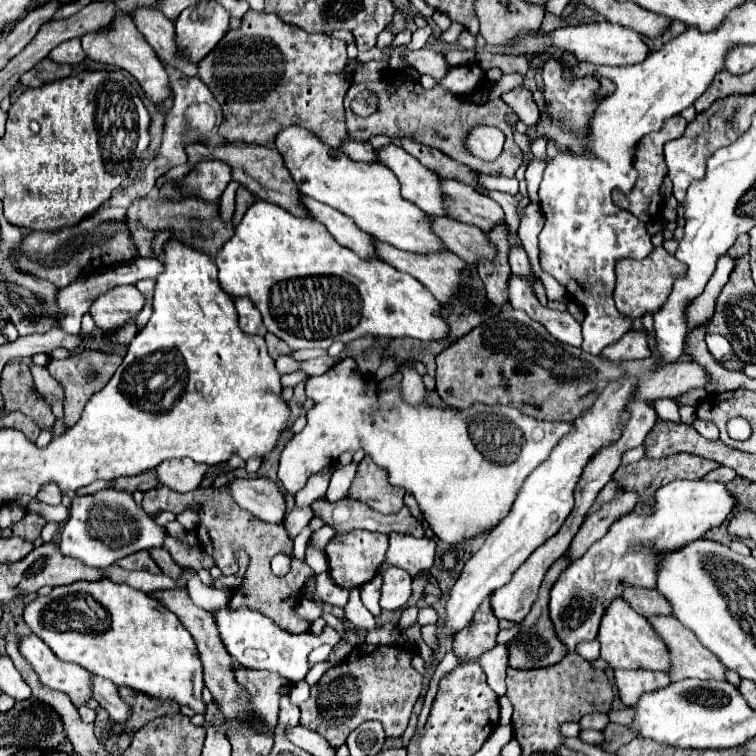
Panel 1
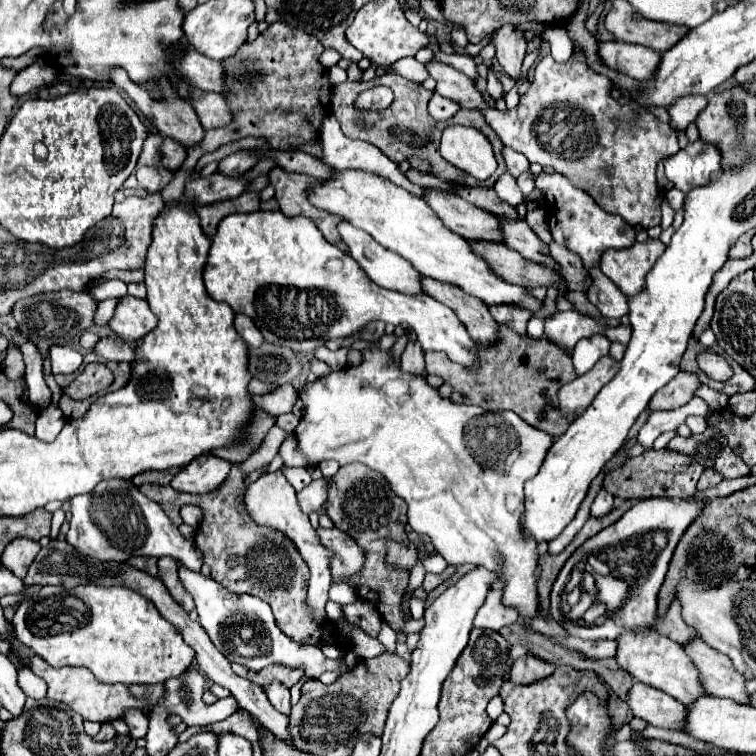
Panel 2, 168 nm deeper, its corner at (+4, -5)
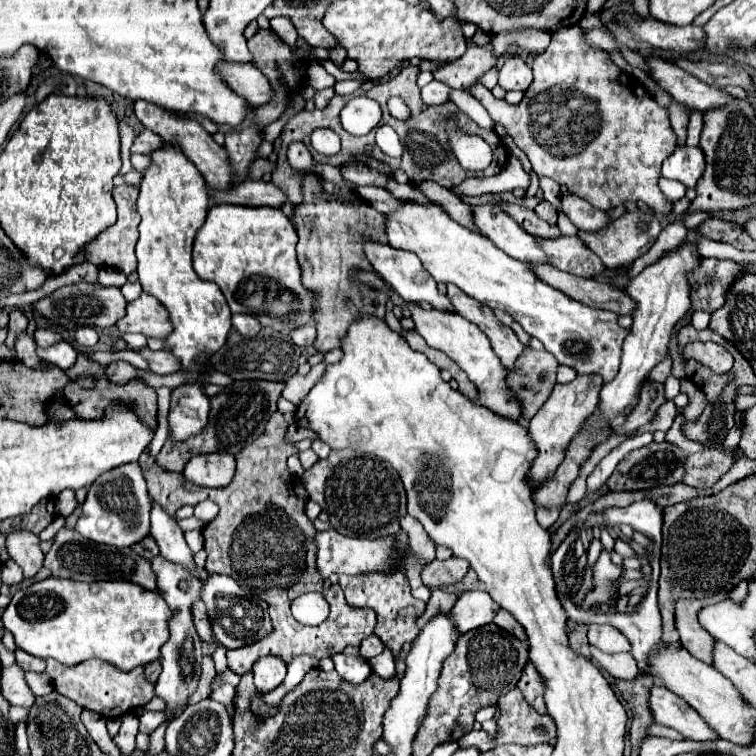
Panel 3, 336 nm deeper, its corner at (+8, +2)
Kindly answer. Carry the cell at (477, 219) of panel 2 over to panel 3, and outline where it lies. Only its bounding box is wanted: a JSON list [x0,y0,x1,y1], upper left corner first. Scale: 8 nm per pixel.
[471,205,547,263]

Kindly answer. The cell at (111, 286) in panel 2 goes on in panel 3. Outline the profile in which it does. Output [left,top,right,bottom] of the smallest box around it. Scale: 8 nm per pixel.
[99,269,127,287]

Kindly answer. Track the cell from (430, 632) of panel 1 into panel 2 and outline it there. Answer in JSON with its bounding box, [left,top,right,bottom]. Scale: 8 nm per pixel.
[325,464,423,634]

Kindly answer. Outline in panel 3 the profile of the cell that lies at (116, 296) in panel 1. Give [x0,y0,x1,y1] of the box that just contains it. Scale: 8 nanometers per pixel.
[117,293,171,337]

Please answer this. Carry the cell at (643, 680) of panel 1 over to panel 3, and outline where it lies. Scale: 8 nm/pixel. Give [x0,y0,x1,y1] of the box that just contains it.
[649,685,719,741]

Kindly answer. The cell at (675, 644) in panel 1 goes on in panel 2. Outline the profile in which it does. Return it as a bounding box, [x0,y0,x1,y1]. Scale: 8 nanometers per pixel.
[685,638,751,704]

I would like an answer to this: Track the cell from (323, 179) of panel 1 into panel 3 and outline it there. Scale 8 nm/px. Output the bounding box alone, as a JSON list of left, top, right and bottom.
[385,201,627,381]

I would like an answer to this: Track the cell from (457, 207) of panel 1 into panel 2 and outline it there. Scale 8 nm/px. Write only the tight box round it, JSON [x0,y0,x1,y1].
[503,222,561,268]

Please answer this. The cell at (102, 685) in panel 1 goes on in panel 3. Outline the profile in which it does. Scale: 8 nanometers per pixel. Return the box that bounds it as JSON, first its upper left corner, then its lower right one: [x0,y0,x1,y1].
[139,711,165,733]

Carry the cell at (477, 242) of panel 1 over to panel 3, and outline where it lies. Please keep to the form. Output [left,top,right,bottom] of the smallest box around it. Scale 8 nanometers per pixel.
[531,263,635,315]

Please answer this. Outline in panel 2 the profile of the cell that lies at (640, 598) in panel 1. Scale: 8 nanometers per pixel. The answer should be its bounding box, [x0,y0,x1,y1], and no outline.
[655,600,697,646]

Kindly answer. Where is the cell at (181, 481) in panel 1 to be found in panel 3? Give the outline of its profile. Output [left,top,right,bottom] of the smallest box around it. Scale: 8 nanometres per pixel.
[183,453,235,487]

